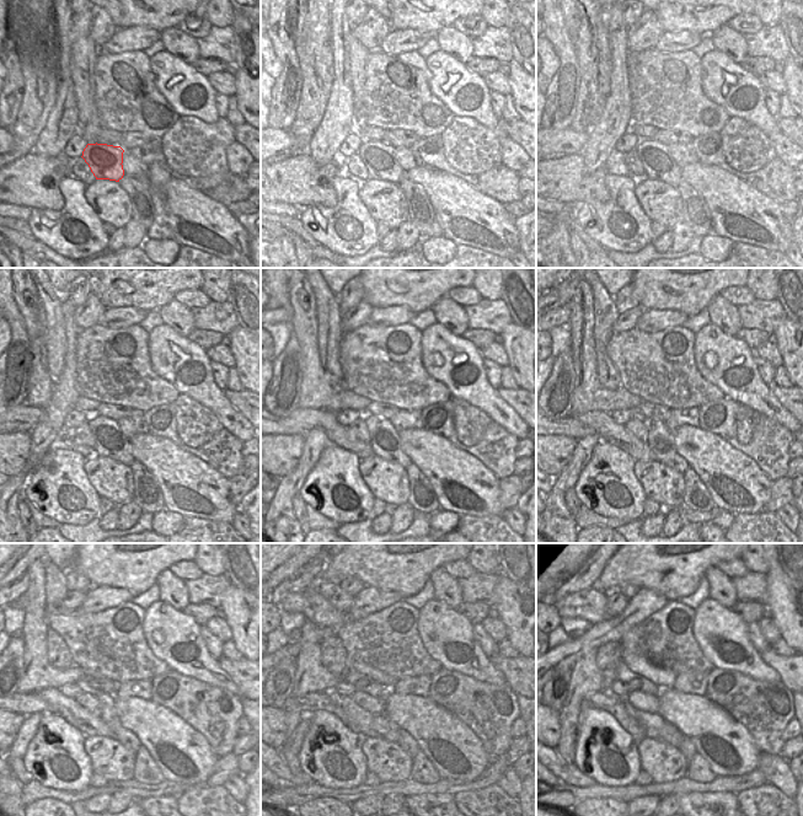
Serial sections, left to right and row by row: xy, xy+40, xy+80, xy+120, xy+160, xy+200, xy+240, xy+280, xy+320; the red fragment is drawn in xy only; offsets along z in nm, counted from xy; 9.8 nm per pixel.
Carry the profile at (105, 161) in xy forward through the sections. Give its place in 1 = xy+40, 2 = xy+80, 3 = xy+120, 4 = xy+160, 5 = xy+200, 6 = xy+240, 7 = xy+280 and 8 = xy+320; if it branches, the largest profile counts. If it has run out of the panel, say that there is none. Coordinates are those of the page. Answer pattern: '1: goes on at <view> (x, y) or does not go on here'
1: goes on at xy+40 (379, 157)
2: goes on at xy+80 (658, 164)
3: goes on at xy+120 (110, 441)
4: goes on at xy+160 (384, 438)
5: goes on at xy+200 (660, 440)
6: goes on at xy+240 (108, 714)
7: goes on at xy+280 (406, 741)
8: goes on at xy+320 (686, 747)

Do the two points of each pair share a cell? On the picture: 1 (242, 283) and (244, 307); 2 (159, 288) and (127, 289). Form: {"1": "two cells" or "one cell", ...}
{"1": "one cell", "2": "one cell"}

